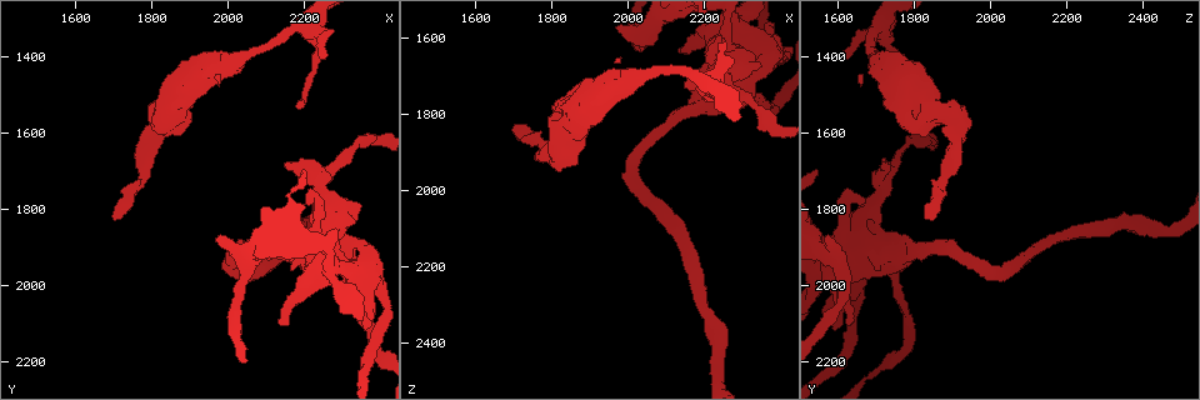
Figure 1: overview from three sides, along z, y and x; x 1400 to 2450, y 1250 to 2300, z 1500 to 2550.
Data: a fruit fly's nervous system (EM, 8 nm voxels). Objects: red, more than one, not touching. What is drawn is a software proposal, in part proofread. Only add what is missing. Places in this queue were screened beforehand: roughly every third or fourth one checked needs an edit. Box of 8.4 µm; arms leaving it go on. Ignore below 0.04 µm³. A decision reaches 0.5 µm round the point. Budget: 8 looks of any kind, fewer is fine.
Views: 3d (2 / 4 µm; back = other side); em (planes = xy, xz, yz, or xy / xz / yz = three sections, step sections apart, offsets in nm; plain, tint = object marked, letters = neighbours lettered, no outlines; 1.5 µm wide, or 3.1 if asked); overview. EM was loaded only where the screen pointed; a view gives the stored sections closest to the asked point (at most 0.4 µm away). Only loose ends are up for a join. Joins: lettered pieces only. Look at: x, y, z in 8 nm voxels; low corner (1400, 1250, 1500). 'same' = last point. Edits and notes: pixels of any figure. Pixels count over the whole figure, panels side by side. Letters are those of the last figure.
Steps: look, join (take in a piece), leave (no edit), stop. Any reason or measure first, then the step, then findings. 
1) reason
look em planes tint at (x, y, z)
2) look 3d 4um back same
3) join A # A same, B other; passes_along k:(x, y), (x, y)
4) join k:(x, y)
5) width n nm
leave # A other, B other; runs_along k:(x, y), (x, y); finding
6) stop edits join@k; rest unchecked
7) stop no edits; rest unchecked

look em xz step 4 letters at (1975, 1870, 1570)

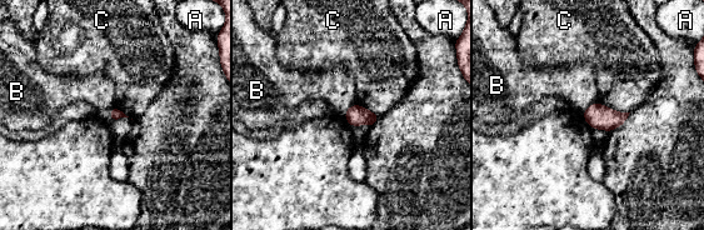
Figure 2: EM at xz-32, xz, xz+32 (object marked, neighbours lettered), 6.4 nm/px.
leave # A other, B other, C other; border 2:(597, 101), (592, 103), (582, 113); none of them fits

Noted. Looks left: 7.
an open end
look em planes letters at (2140, 2095, 1640)

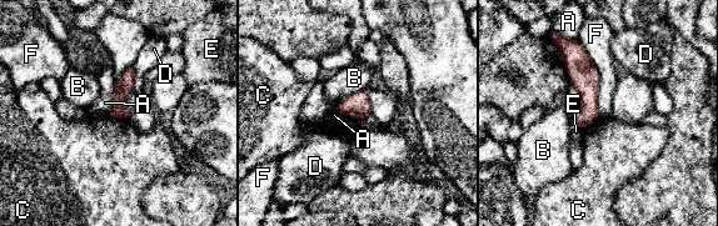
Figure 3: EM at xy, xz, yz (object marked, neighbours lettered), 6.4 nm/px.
leave # A other, B other, C other, D other, E other, F other; no lettered piece goes on from it

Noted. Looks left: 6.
an open end
look 3d 4um at (2360, 2115, 1595)

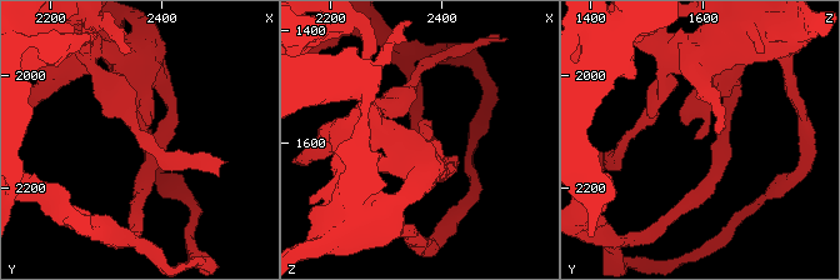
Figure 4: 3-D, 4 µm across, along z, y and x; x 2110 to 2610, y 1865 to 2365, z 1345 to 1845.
now the EM
look em xy step 4 tint same

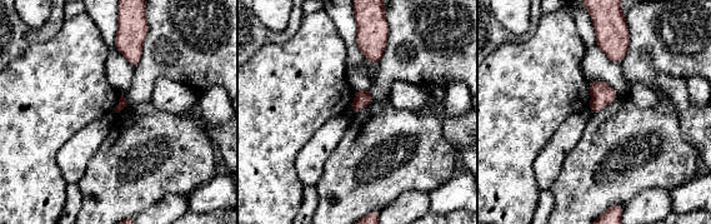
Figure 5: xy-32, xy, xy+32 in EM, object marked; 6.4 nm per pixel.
look em planes letters same

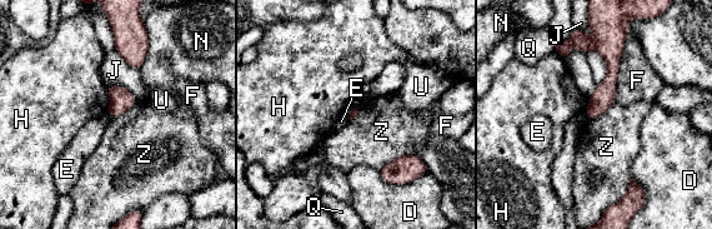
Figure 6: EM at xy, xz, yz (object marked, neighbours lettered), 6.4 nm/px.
leave # D other, E other, F other, H other, J other, N other, Q other, U other, Z other; runs_along 6:(602, 43), (611, 79), (588, 114); none of them fits

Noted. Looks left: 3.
stop no edits; rest unchecked

